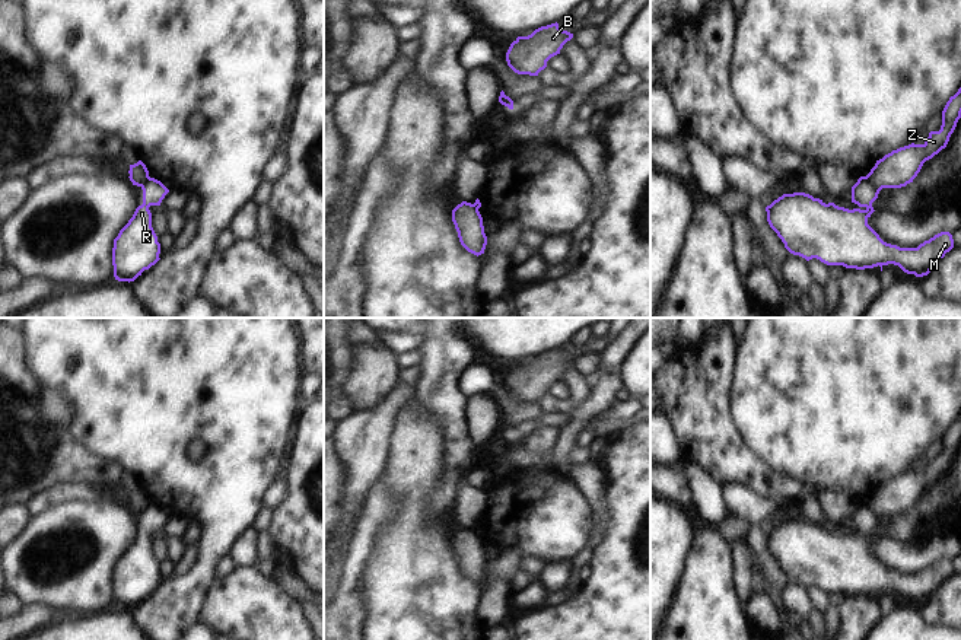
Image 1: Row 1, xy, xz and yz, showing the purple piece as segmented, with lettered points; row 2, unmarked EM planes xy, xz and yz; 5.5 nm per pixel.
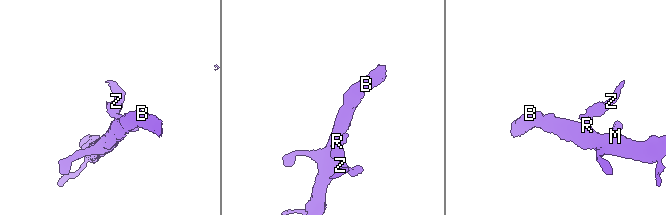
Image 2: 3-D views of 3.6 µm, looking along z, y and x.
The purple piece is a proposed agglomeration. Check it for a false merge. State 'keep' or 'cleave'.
cleave

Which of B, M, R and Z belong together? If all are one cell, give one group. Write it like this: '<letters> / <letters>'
B M R / Z

